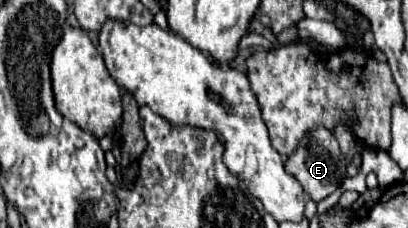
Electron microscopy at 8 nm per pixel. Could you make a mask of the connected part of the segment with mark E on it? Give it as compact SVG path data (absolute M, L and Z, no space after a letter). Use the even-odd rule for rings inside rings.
M315 129L305 139L305 145L301 145L301 149L297 149L297 153L293 153L285 161L285 169L301 183L303 191L313 201L321 201L327 195L331 195L341 185L341 181L347 177L347 159L343 157L343 153L339 149L339 143L337 143L337 139L333 137L331 131L327 131L327 129Z

